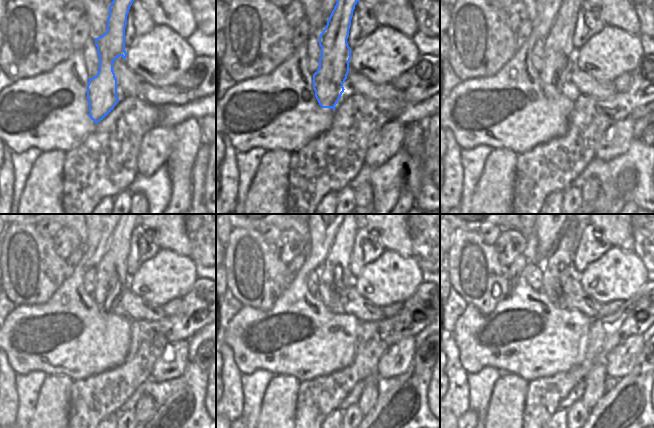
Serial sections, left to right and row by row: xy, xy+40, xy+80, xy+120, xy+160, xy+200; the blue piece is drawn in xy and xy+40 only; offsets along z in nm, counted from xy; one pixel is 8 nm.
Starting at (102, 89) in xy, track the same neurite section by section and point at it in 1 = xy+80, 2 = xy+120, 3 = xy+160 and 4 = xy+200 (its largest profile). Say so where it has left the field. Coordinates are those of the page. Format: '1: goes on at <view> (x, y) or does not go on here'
1: goes on at xy+80 (559, 57)
2: goes on at xy+120 (110, 272)
3: goes on at xy+160 (339, 255)
4: goes on at xy+200 (564, 252)

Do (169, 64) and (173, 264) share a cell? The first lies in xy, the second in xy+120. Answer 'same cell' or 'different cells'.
same cell

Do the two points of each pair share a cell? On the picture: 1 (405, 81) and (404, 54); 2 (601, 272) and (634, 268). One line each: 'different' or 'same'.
1: different
2: same

